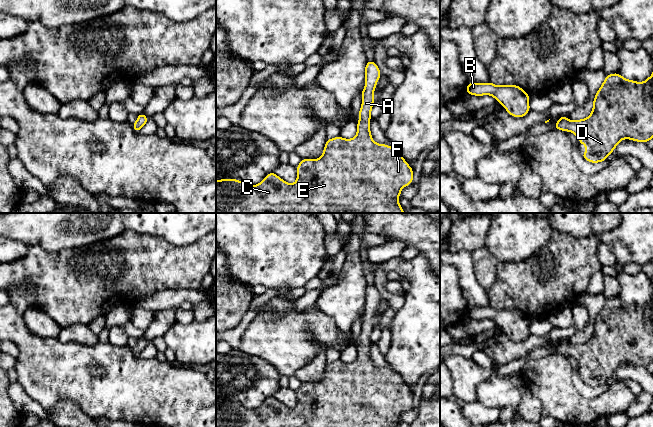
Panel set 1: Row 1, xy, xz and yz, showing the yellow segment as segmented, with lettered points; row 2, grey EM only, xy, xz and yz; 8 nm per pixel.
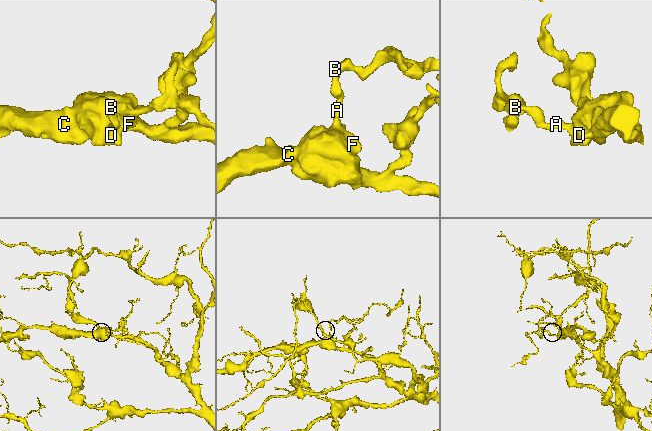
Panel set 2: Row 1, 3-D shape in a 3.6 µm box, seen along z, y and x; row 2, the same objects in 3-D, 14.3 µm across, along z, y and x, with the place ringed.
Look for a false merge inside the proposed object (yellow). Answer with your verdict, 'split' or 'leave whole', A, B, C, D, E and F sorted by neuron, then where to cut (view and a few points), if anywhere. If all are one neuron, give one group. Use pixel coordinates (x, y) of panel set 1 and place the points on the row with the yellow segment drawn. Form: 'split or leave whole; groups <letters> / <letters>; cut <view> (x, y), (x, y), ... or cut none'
leave whole; groups A B C D E F; cut none

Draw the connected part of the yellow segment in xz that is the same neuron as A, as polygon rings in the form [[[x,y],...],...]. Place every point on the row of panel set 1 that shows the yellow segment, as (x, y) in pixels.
[[[374,61],[365,67],[365,87],[359,111],[357,134],[352,139],[337,136],[327,139],[319,159],[301,159],[297,169],[297,180],[290,184],[274,172],[267,174],[258,185],[247,185],[237,179],[216,180],[216,213],[405,213],[398,198],[403,187],[413,182],[413,169],[402,154],[393,146],[375,143],[370,132],[370,116],[374,104],[373,94],[381,72]]]

